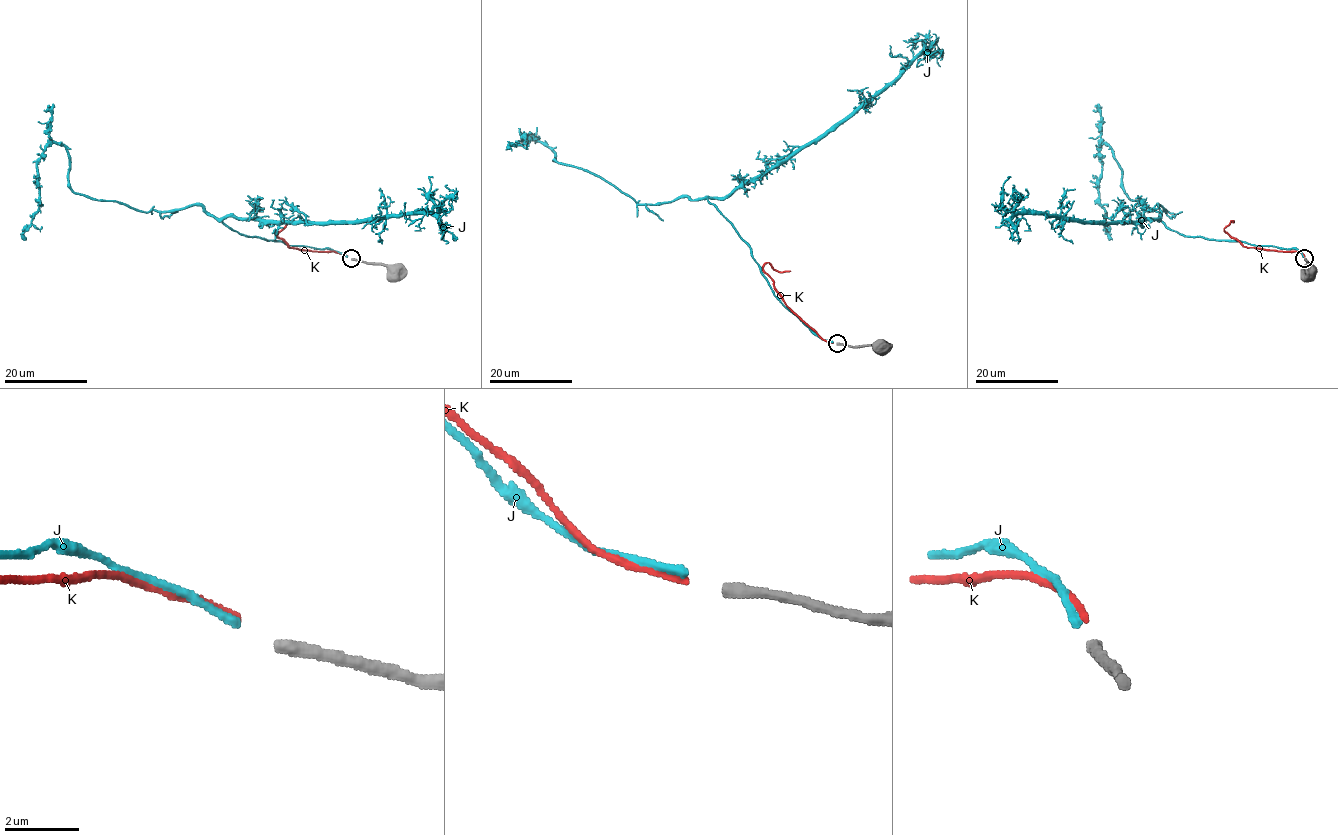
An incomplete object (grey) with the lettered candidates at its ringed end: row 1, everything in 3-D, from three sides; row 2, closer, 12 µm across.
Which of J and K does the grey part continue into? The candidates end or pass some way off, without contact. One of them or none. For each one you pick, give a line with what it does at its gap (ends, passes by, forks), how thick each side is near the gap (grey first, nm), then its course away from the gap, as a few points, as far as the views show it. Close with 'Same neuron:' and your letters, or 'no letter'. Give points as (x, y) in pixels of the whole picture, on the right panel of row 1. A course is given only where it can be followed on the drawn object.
Same neuron: no letter

